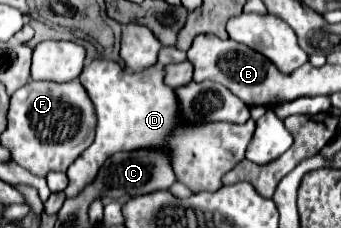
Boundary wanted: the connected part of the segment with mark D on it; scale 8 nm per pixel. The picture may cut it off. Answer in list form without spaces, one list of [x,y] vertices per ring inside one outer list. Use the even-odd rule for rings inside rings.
[[[94,59],[84,67],[78,79],[96,107],[98,127],[94,143],[68,169],[70,183],[64,189],[66,199],[76,197],[90,185],[108,157],[136,149],[166,149],[176,181],[184,183],[192,193],[218,191],[222,177],[244,159],[254,135],[254,119],[248,119],[244,125],[226,121],[186,125],[178,115],[180,109],[174,89],[164,83],[164,69],[148,67],[140,73],[132,73],[110,59]]]

